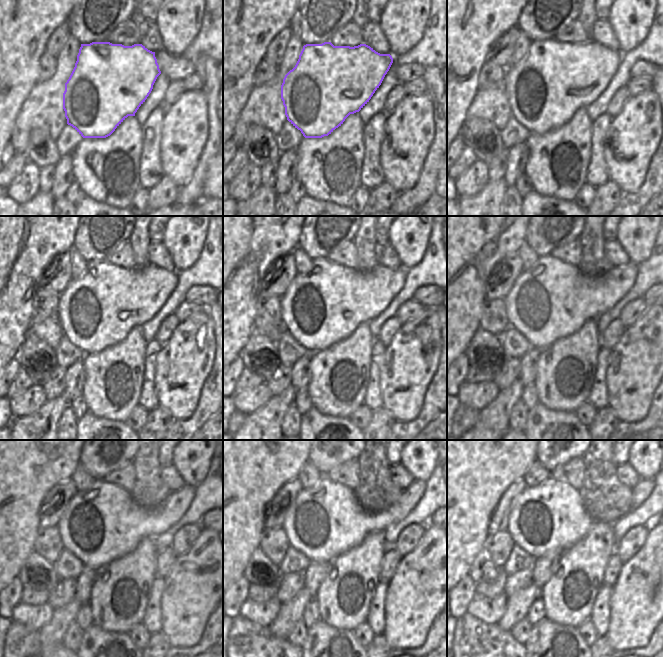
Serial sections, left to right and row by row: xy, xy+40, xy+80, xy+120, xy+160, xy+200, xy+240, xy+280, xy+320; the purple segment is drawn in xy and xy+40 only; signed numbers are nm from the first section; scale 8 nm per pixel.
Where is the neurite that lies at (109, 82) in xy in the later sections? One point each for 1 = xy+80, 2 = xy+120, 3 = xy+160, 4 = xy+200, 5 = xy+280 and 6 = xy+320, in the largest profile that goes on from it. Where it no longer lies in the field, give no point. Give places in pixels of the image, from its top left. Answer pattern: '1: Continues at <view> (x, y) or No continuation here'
1: Continues at xy+80 (553, 80)
2: Continues at xy+120 (98, 309)
3: Continues at xy+160 (324, 306)
4: Continues at xy+200 (551, 300)
5: Continues at xy+280 (324, 521)
6: Continues at xy+320 (550, 517).

